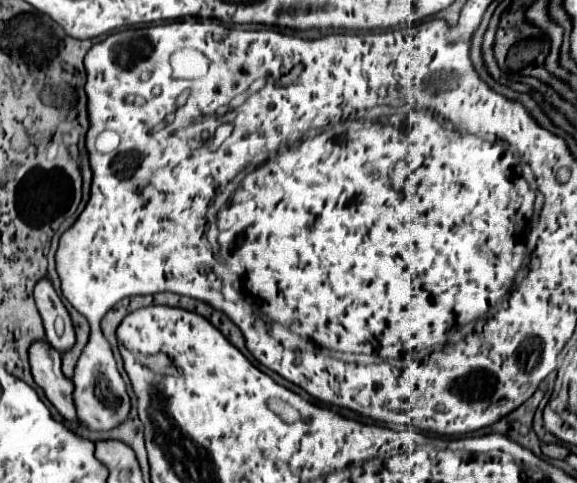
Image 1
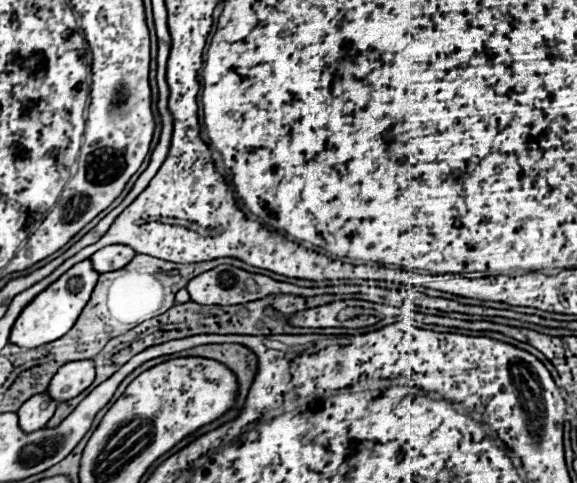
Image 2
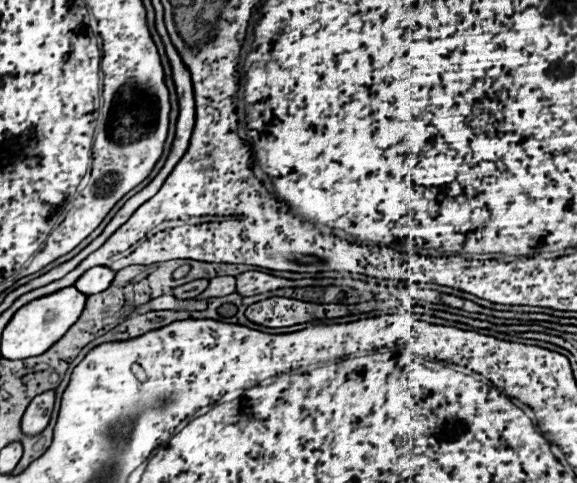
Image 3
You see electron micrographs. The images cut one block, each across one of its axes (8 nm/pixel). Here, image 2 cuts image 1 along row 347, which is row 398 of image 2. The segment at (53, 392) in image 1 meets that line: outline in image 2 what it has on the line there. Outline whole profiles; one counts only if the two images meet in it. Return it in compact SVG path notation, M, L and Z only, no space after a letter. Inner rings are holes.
M36 394L34 398L26 400L24 406L18 410L20 430L22 432L36 432L40 428L46 428L56 406L58 404L48 394Z

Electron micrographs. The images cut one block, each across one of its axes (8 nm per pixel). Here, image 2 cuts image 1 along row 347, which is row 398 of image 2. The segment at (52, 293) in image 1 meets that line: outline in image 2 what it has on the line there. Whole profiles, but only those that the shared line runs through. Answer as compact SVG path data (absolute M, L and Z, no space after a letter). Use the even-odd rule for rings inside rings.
M92 360L68 362L52 378L52 382L48 386L48 396L56 402L72 400L94 382L94 374L96 372L94 372Z

